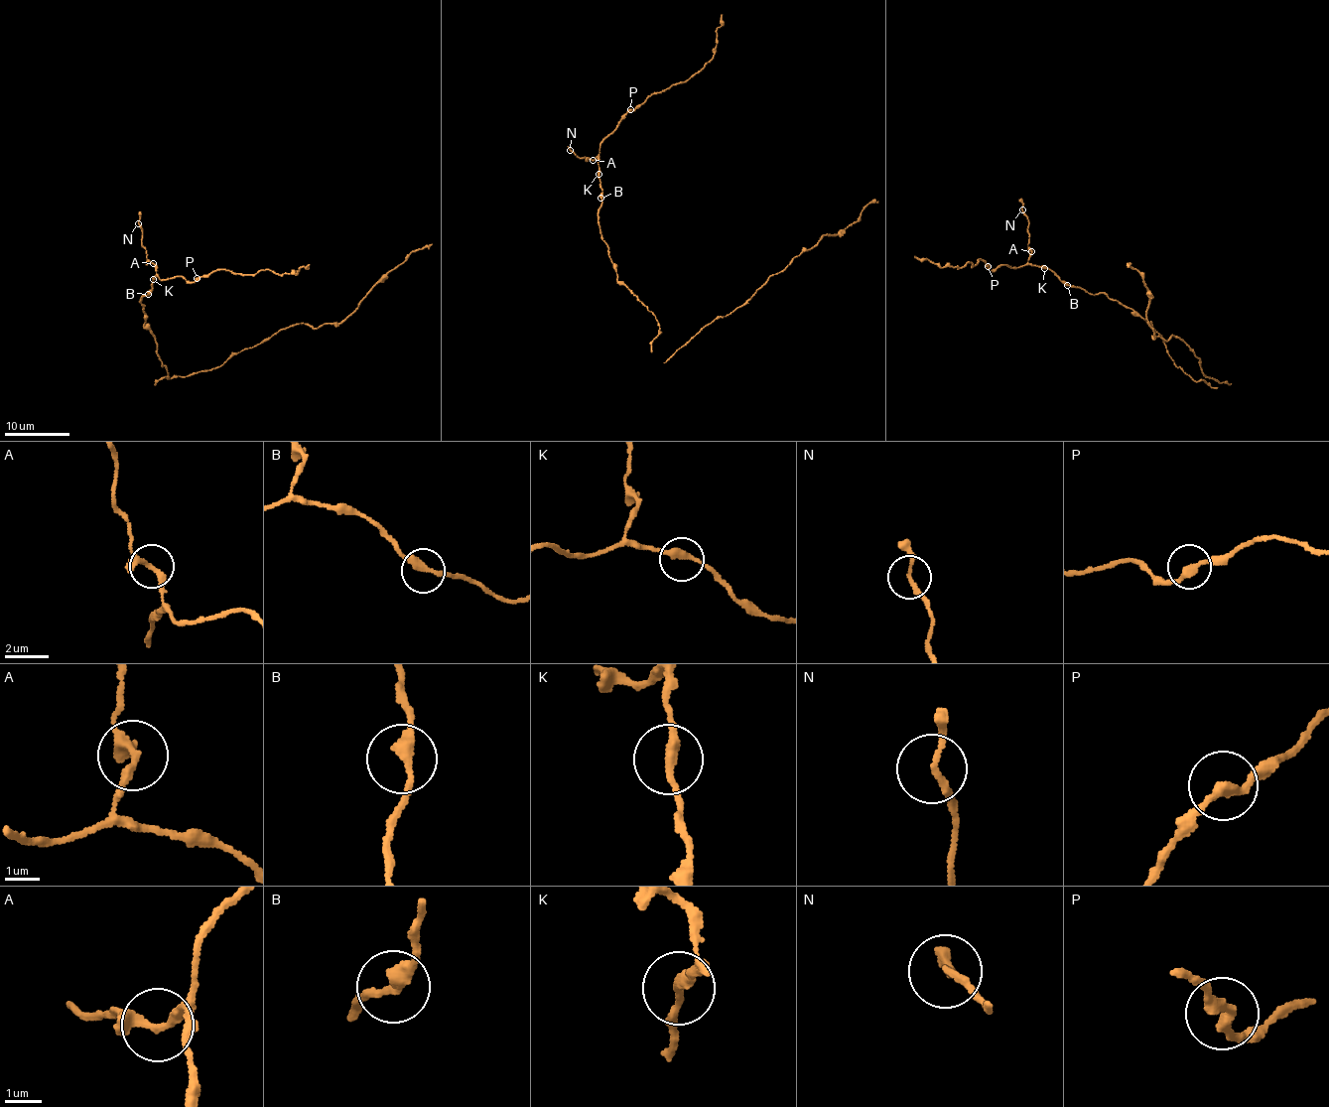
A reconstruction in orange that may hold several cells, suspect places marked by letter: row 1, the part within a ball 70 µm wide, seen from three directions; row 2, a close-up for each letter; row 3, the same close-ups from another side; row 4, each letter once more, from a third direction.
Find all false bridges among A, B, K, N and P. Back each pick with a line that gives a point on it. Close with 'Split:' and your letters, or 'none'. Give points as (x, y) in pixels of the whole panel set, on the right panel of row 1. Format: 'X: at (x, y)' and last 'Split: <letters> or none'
Split: none

